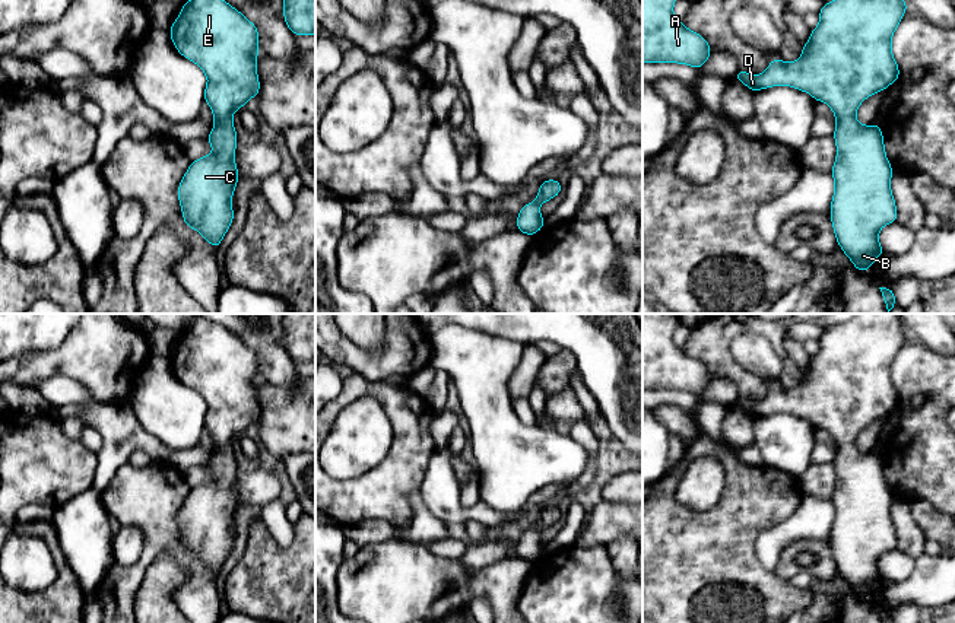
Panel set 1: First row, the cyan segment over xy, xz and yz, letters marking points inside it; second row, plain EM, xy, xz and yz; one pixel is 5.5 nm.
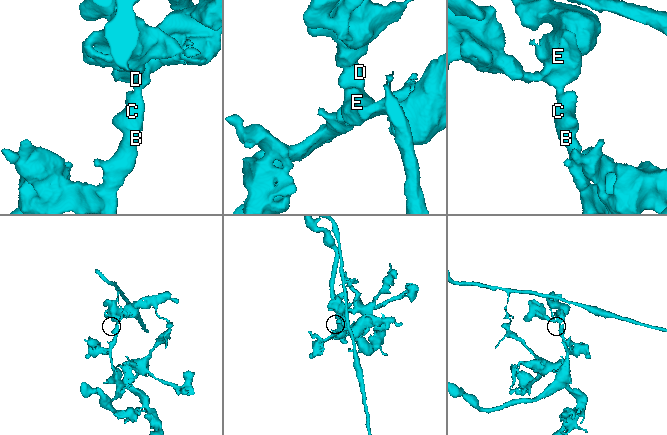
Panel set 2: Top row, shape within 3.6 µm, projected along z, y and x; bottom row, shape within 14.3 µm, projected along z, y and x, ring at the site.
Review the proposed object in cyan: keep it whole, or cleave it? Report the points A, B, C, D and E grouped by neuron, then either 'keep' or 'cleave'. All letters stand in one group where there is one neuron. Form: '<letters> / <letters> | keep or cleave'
A B C D E | keep

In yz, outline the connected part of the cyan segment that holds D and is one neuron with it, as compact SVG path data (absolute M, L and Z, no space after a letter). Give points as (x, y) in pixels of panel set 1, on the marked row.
M832 0L819 10L819 25L812 29L799 60L775 58L761 74L742 70L735 74L735 79L752 92L790 86L832 109L837 156L831 171L835 187L829 219L837 244L859 271L869 270L878 255L886 254L879 244L879 231L897 222L898 212L891 190L894 168L886 158L881 124L862 125L856 112L864 99L888 89L900 79L891 42L907 9L904 0Z

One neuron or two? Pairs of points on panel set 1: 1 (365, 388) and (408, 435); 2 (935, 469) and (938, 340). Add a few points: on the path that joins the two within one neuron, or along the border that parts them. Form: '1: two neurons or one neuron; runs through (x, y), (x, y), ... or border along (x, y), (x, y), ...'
1: one neuron; runs through (378, 393), (408, 422)
2: two neurons; border along (909, 334), (939, 355)

